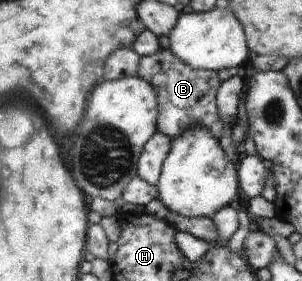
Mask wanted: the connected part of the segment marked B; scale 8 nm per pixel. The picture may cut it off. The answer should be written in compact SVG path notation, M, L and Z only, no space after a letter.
M169 49L157 51L155 54L140 57L136 76L152 84L158 94L157 130L176 139L189 127L203 127L209 129L216 138L224 134L224 124L216 105L217 94L222 82L218 72L196 69L185 64Z

